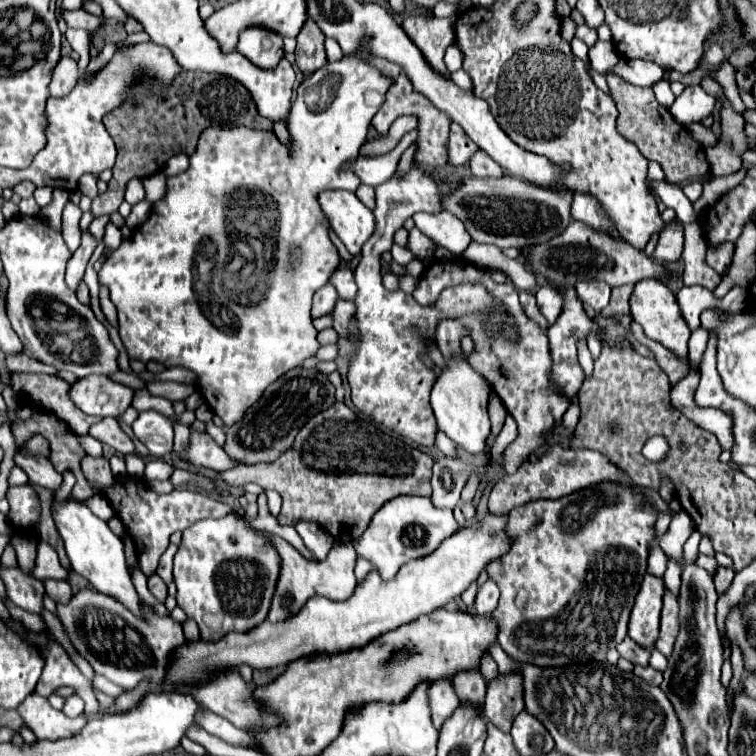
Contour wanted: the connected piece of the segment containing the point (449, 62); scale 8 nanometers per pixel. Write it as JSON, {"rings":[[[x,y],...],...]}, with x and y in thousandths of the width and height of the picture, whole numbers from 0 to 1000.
{"rings":[[[595,60],[595,62],[590,65],[587,83],[590,83],[590,91],[593,91],[595,97],[606,94],[606,91],[611,89],[611,70],[608,70],[608,67],[606,67],[601,60]]]}

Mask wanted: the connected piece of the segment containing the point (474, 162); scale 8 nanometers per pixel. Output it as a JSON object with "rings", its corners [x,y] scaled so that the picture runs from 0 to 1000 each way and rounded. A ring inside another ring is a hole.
{"rings":[[[632,200],[632,205],[627,205],[627,210],[622,210],[622,221],[624,221],[627,234],[648,234],[648,237],[667,234],[667,226],[646,205],[638,205],[638,200]]]}

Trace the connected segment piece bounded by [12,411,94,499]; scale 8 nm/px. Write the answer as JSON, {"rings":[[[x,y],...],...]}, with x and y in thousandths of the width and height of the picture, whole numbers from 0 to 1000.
{"rings":[[[50,544],[50,549],[40,557],[32,560],[19,560],[16,562],[21,589],[26,591],[40,575],[58,575],[66,583],[66,610],[71,618],[85,626],[87,620],[95,620],[101,628],[101,642],[95,647],[95,655],[103,660],[116,660],[124,655],[122,644],[114,639],[108,623],[106,623],[106,607],[111,602],[111,594],[101,583],[98,570],[90,565],[87,557],[82,557],[77,549],[63,546],[63,544]]]}

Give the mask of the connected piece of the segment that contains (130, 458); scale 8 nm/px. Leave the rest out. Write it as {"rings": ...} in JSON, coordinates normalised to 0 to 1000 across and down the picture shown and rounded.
{"rings":[[[176,599],[165,603],[168,626],[180,632],[188,632],[190,628],[192,611],[188,604]]]}

